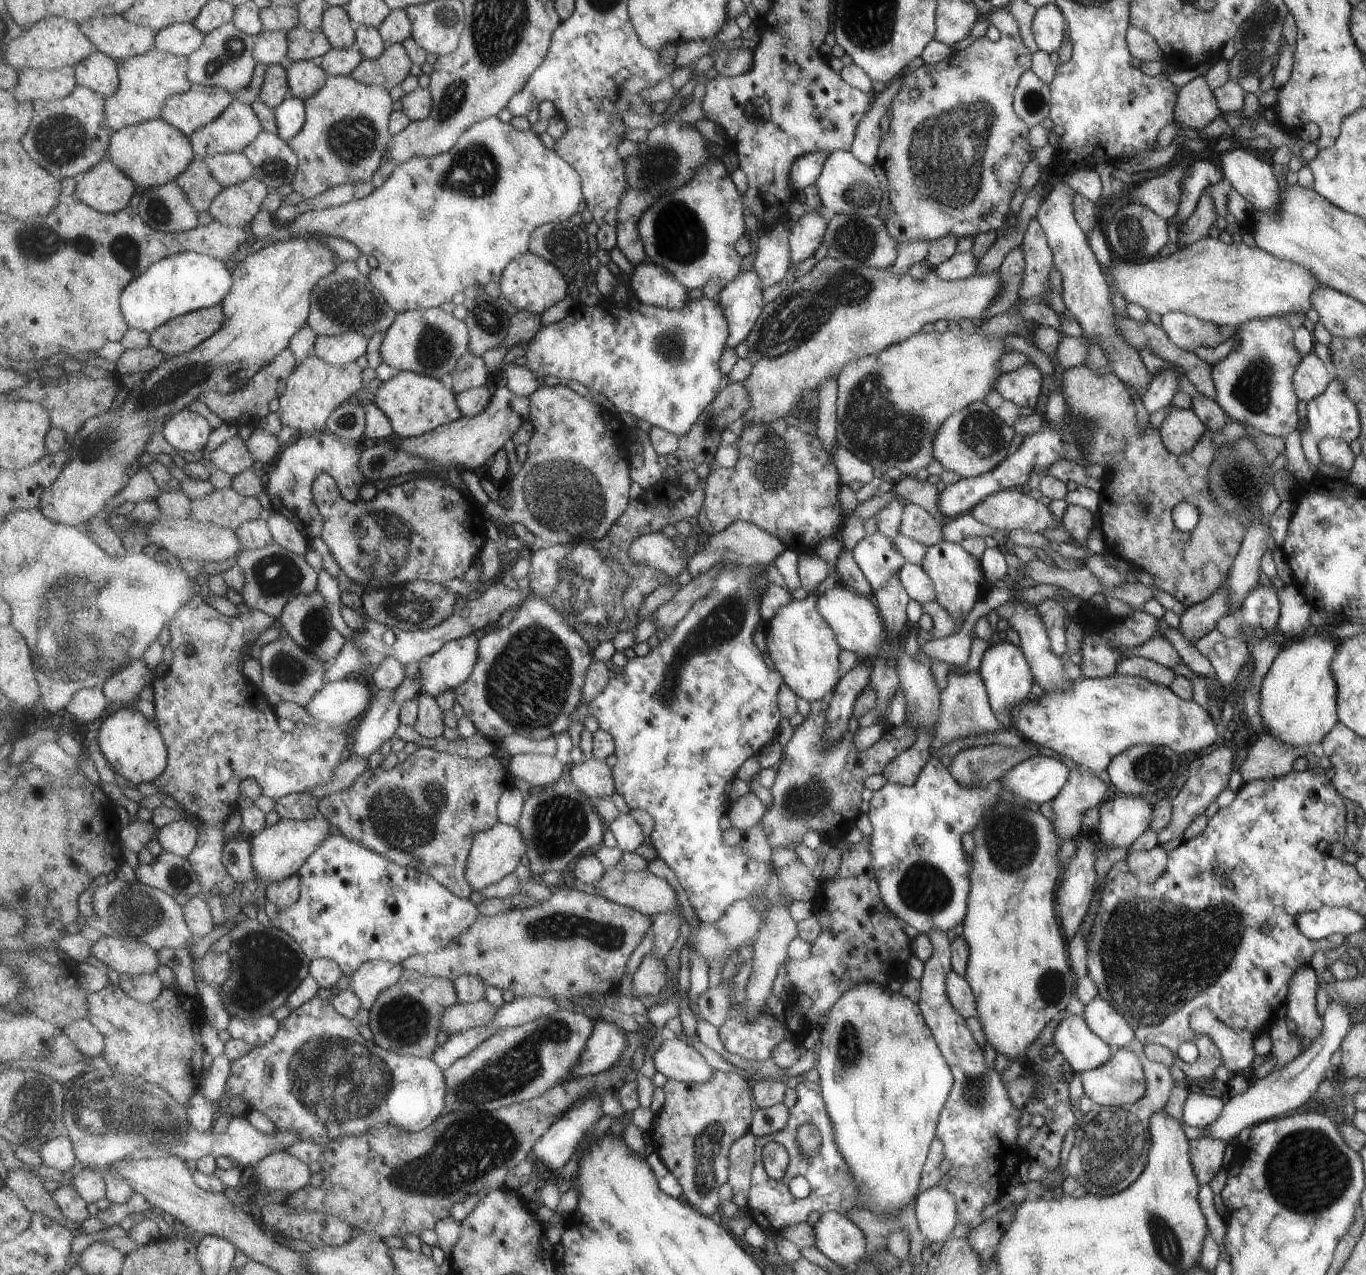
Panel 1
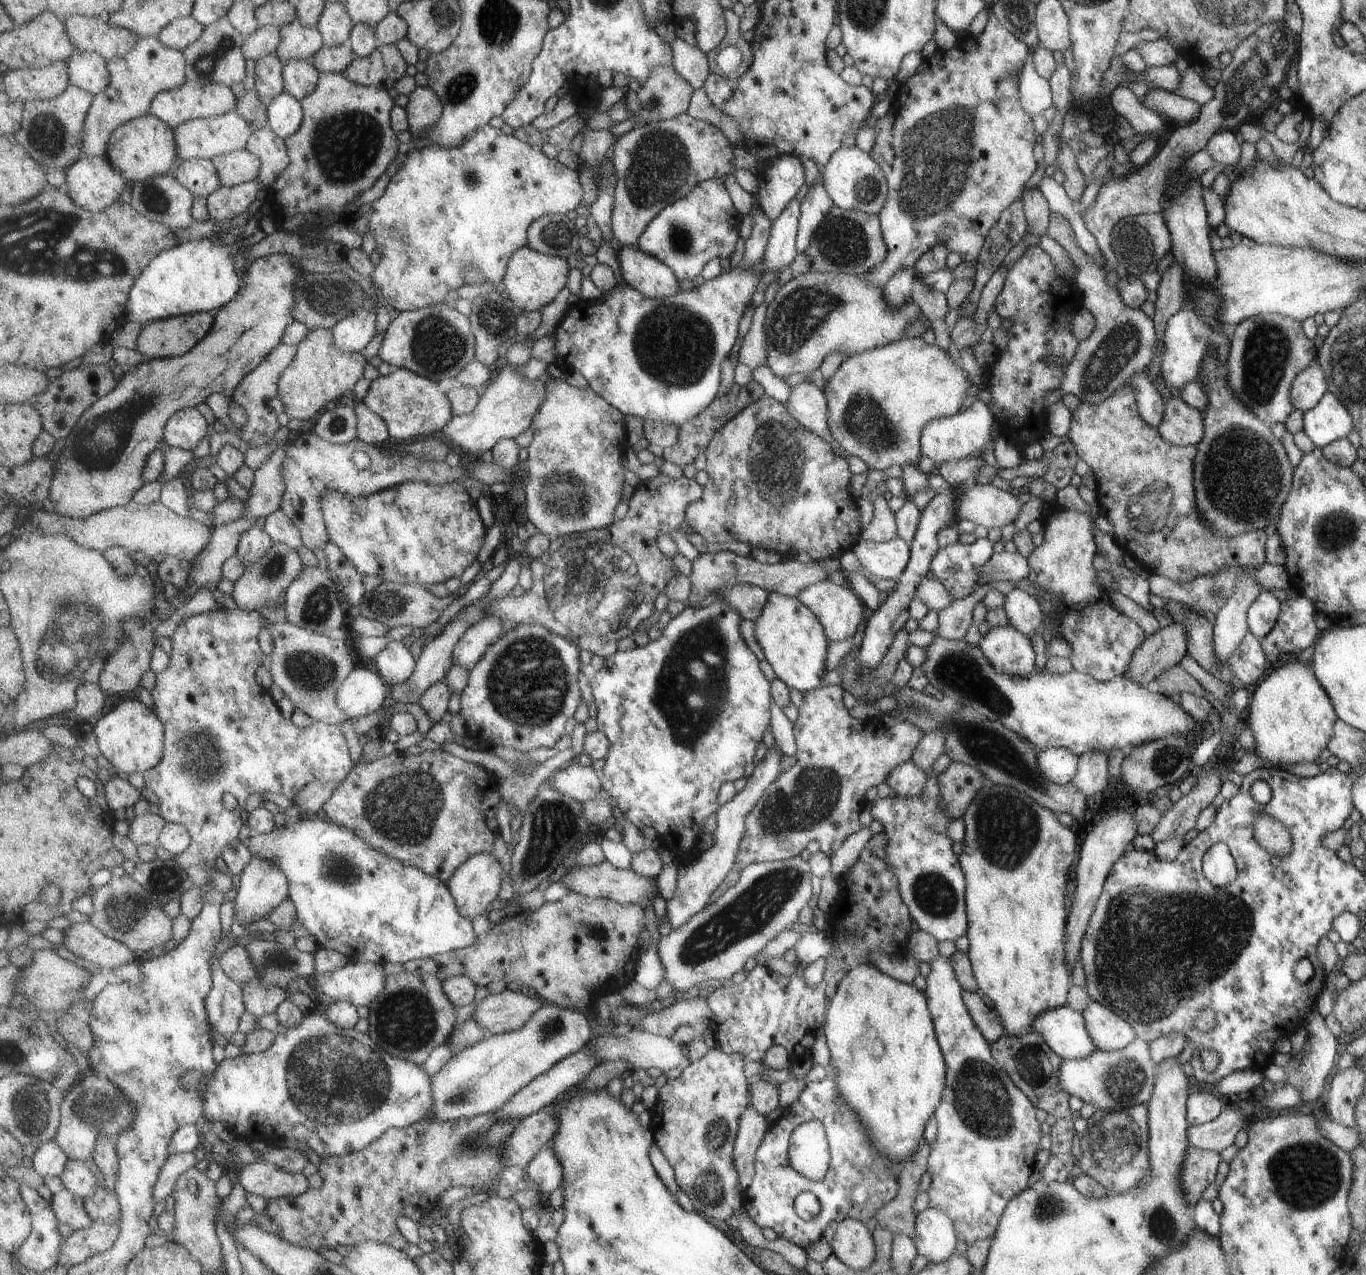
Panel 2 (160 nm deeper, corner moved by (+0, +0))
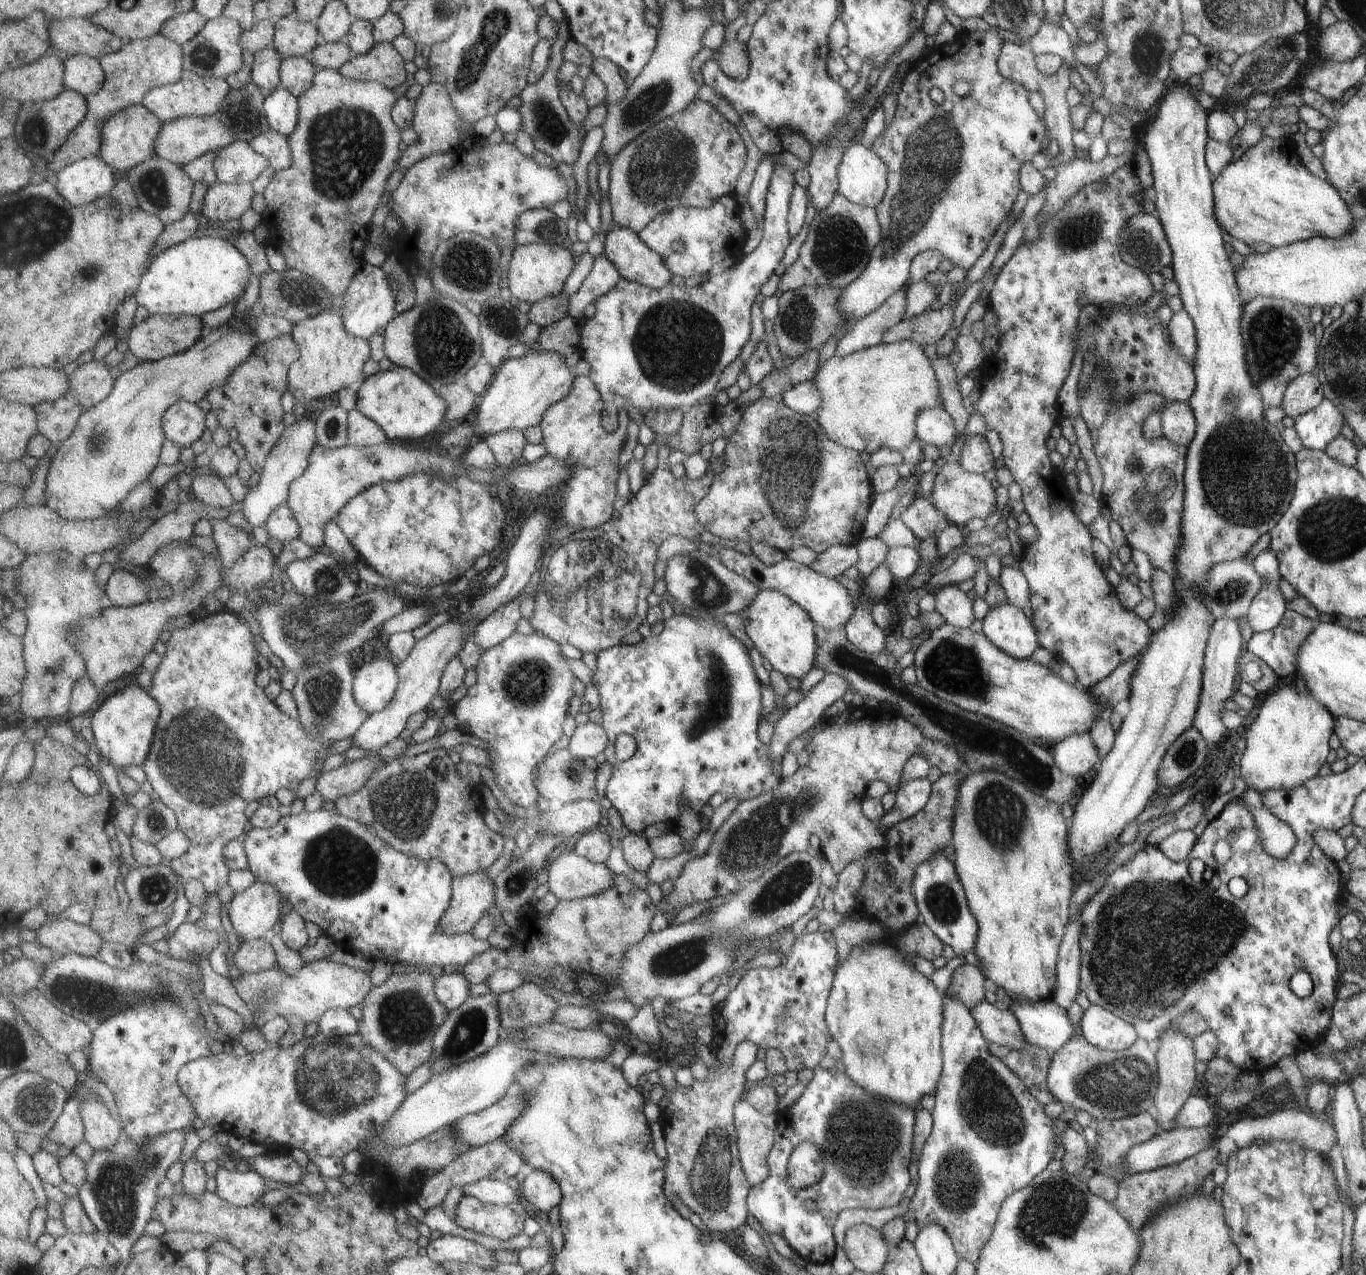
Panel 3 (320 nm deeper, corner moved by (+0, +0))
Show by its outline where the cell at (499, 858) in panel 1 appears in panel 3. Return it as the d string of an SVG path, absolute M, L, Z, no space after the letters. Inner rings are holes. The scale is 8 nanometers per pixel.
M485 871L466 877L454 876L451 904L440 920L439 933L460 935L470 930L489 910L495 910L495 883Z

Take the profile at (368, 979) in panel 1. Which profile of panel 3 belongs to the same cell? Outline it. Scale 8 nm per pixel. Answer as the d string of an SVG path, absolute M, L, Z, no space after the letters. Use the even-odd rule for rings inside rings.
M328 959L304 963L292 975L277 967L253 974L245 973L231 983L253 1015L256 1013L266 1020L285 1015L302 1018L305 1022L319 1022L327 1010L335 1007L353 1008L363 1003L373 988L371 976L367 972Z

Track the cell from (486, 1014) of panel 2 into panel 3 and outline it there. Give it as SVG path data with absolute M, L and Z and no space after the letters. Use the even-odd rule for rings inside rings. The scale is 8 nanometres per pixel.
M524 982L515 990L499 995L503 1030L524 1029L555 1019L557 1000L540 983Z

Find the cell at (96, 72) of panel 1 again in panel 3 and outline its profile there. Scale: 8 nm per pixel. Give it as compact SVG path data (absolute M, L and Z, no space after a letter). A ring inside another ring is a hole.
M89 55L65 57L64 81L67 89L73 89L86 97L97 94L105 84L106 71L100 59Z

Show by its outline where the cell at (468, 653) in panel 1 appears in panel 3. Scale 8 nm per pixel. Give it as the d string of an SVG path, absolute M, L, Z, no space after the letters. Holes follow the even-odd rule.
M519 595L481 621L476 626L473 638L486 650L493 648L517 630L517 624L521 618L523 614L521 614L521 595Z

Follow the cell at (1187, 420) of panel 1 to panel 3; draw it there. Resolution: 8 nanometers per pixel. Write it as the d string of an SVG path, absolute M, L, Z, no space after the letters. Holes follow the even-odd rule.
M1164 402L1163 412L1160 414L1162 437L1176 445L1187 446L1194 437L1196 427L1193 411L1188 402Z

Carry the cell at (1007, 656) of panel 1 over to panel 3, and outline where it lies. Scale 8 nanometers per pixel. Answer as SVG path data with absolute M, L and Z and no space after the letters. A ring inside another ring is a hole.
M1005 602L988 608L981 632L1004 653L1016 659L1029 659L1038 641L1033 627L1019 607Z

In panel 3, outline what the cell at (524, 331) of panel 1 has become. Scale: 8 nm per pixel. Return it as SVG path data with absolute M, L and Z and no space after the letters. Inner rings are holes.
M559 293L546 296L542 301L536 302L529 310L530 322L542 328L569 317L571 297Z

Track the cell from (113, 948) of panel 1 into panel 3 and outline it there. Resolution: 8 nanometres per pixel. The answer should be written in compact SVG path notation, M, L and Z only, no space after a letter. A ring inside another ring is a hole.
M58 918L47 920L36 931L39 944L49 948L56 957L69 953L97 957L105 940L90 924Z

